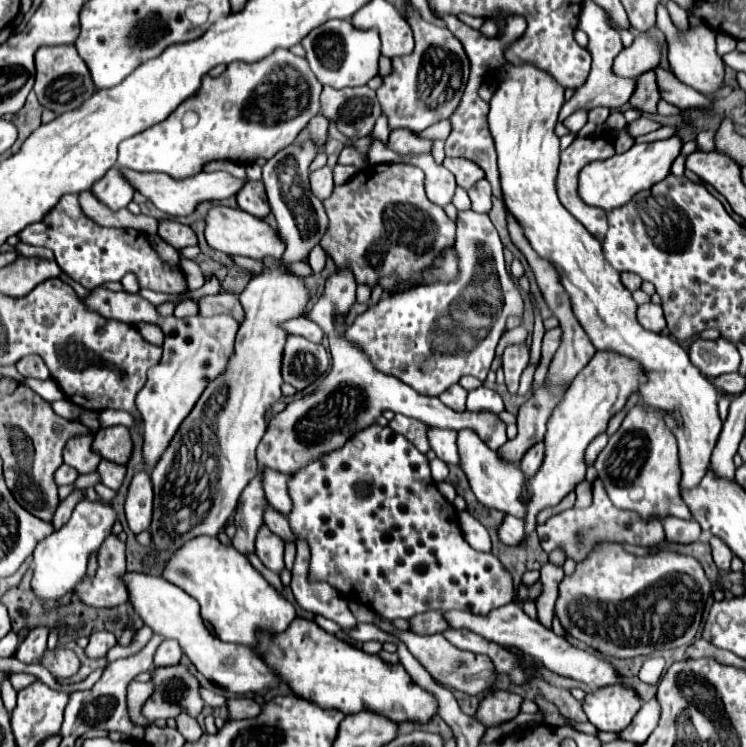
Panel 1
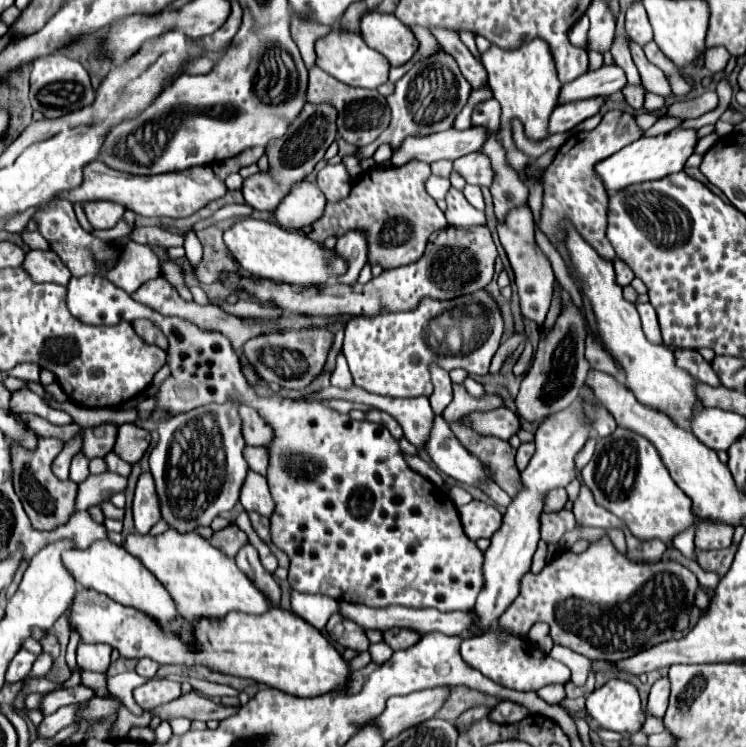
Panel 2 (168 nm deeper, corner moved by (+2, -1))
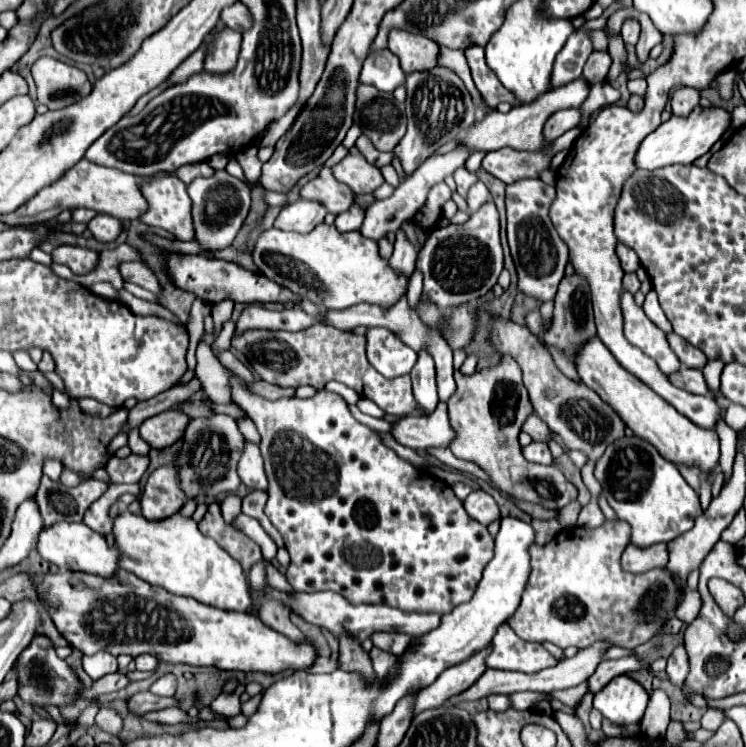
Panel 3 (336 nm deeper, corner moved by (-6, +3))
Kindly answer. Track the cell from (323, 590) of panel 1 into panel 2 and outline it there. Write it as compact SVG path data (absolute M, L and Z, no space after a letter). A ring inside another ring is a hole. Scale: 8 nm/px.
M334 613L328 623L326 623L326 631L330 635L332 641L336 641L342 647L354 649L358 653L364 653L368 649L368 639L364 635L362 627L356 627L356 623L342 619L338 613Z

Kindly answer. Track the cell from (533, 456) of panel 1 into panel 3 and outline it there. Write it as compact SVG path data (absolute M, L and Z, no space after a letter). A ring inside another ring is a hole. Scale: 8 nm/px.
M532 441L530 445L526 445L526 447L522 449L522 453L524 453L524 457L526 457L528 461L532 461L532 463L542 463L542 465L550 465L550 463L552 463L552 455L550 455L550 449L548 449L546 443L536 443L536 441Z

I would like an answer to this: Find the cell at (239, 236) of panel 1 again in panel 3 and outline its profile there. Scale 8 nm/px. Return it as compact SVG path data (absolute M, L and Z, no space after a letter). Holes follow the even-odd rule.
M320 223L314 231L302 235L302 233L288 233L280 231L276 227L270 227L260 233L254 249L252 259L258 271L272 281L280 283L282 287L288 287L292 293L300 295L302 299L312 301L320 309L346 309L356 303L378 303L382 307L390 307L400 299L400 295L406 289L406 279L398 277L384 259L378 255L378 243L372 239L362 237L358 231L350 233L338 233L334 225Z

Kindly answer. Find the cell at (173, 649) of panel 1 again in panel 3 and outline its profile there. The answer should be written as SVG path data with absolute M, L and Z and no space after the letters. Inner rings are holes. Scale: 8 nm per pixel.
M138 655L136 657L136 669L138 671L154 671L158 667L158 659L152 655Z

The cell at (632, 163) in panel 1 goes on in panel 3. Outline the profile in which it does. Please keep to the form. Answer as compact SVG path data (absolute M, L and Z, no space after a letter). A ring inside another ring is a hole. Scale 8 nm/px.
M696 107L688 117L672 115L666 123L662 123L640 143L634 163L638 169L648 169L648 171L668 167L668 165L690 165L706 151L710 151L710 147L722 137L728 123L730 123L730 113L716 107L714 109Z

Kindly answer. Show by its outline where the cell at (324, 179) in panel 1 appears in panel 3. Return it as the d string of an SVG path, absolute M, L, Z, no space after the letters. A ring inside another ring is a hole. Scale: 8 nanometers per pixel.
M298 197L298 201L286 205L274 221L274 227L282 231L298 231L310 233L316 225L320 225L326 217L328 209L316 199Z

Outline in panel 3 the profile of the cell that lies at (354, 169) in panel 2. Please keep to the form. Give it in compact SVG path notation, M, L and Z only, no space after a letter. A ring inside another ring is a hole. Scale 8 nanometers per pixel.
M352 147L348 155L332 169L334 169L334 177L340 183L346 183L356 195L372 193L384 183L380 169L370 165L356 147Z

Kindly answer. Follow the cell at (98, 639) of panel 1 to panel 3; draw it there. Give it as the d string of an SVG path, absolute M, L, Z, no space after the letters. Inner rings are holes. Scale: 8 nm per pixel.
M98 651L96 655L84 655L84 671L96 681L108 673L118 671L118 661L108 651Z

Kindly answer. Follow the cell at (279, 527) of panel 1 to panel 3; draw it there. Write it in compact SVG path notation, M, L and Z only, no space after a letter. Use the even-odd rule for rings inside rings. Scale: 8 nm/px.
M246 441L244 455L240 457L240 463L238 463L238 475L242 483L250 489L258 489L258 491L268 489L268 479L266 479L266 471L262 465L262 455L260 455L258 445Z

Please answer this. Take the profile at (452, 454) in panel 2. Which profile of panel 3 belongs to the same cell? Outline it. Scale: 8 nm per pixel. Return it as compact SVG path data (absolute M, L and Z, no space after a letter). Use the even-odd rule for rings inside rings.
M438 403L436 411L424 417L404 417L394 425L392 435L398 443L414 449L426 451L432 447L450 449L452 439L456 439L456 431L450 425L446 403Z

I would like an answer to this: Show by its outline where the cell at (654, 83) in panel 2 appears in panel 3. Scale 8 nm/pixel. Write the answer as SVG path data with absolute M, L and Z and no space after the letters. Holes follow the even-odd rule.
M626 21L622 25L622 37L624 37L626 43L636 45L638 43L638 37L640 37L640 25L636 21Z

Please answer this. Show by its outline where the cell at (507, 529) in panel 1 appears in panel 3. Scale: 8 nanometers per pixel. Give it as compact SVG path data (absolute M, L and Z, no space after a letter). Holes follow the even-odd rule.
M484 491L470 493L464 501L464 509L472 519L476 519L484 527L488 527L492 521L500 519L500 509L498 509L496 501L492 499L492 495L488 495Z

